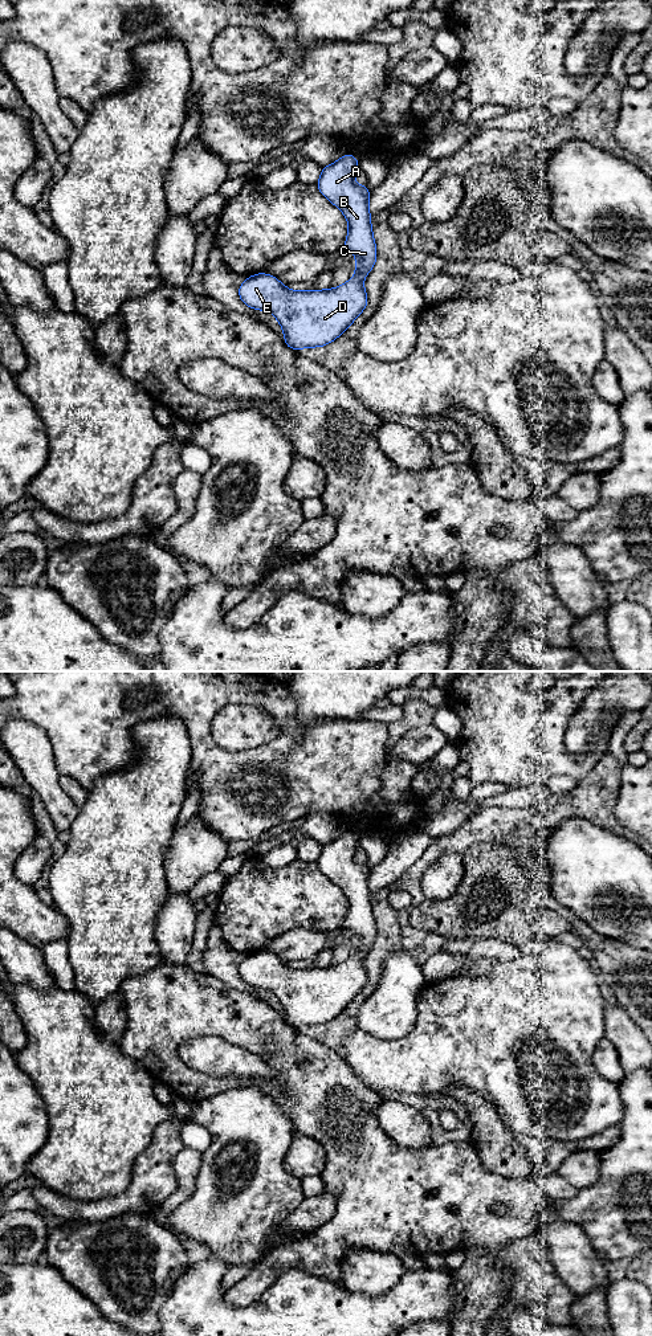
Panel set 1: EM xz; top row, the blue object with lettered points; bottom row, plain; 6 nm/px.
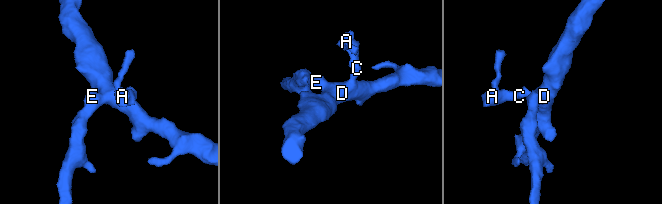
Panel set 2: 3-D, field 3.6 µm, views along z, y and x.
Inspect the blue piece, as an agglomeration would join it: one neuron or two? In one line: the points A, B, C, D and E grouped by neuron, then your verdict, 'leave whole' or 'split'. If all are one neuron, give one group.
groups A B C D E; leave whole

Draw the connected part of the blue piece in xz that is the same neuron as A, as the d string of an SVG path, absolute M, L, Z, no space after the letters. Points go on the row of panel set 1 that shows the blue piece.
M347 152L338 162L322 167L321 177L317 181L319 192L339 208L349 221L349 234L343 249L353 252L356 258L355 274L349 282L330 290L294 291L288 290L273 275L258 273L246 278L239 287L239 297L243 303L253 310L270 311L276 316L285 334L284 343L294 351L323 347L331 343L347 330L368 305L363 277L372 270L378 253L370 222L368 197L371 191L366 185L354 183L358 169L359 162L353 154Z

